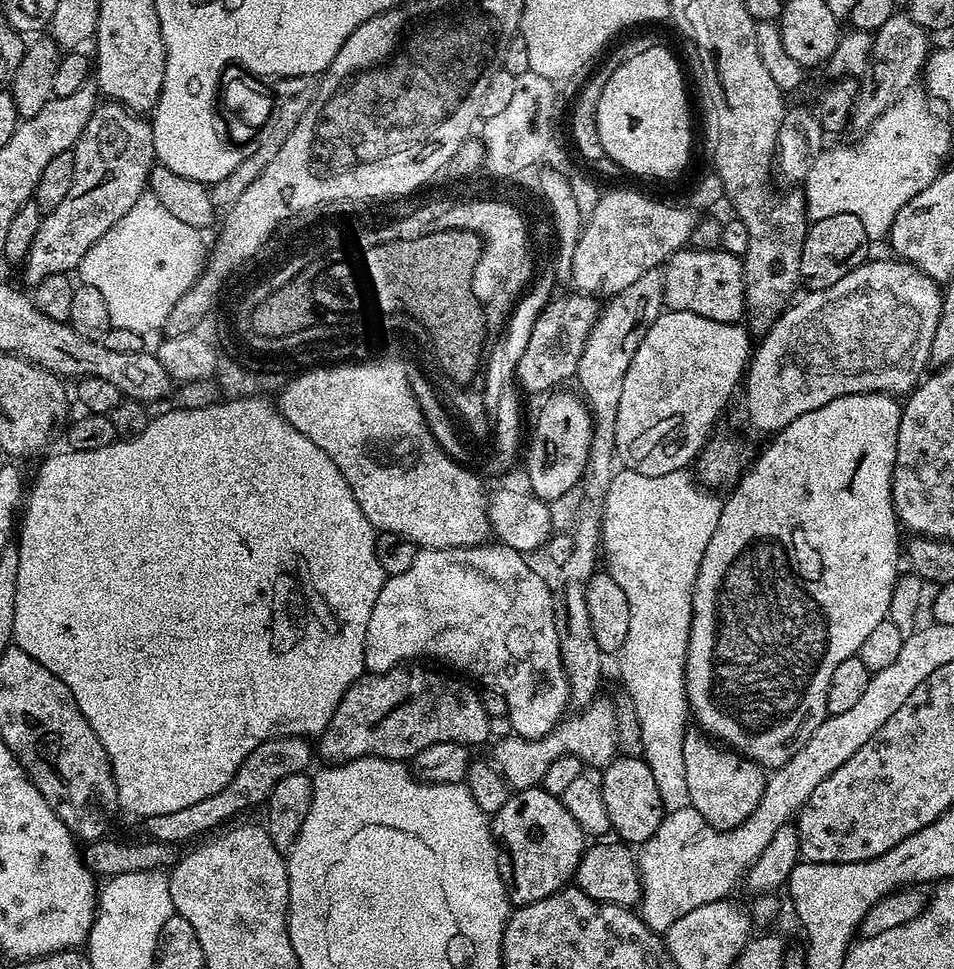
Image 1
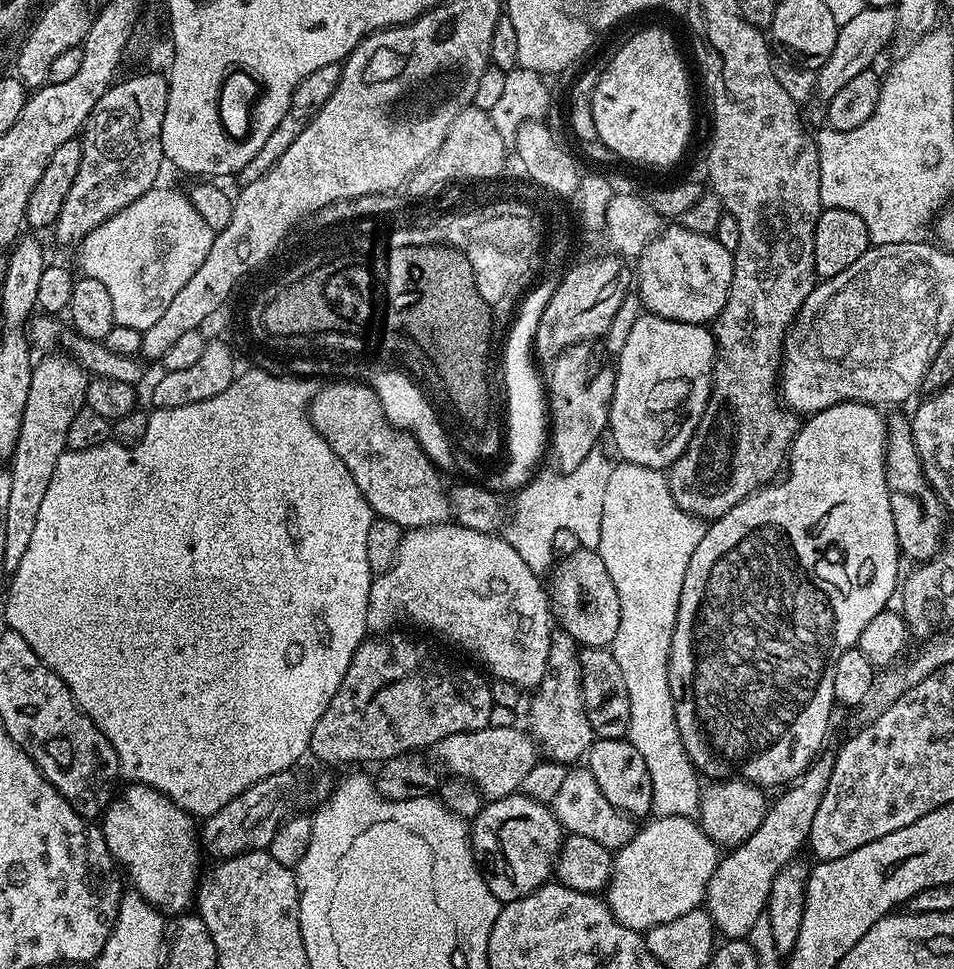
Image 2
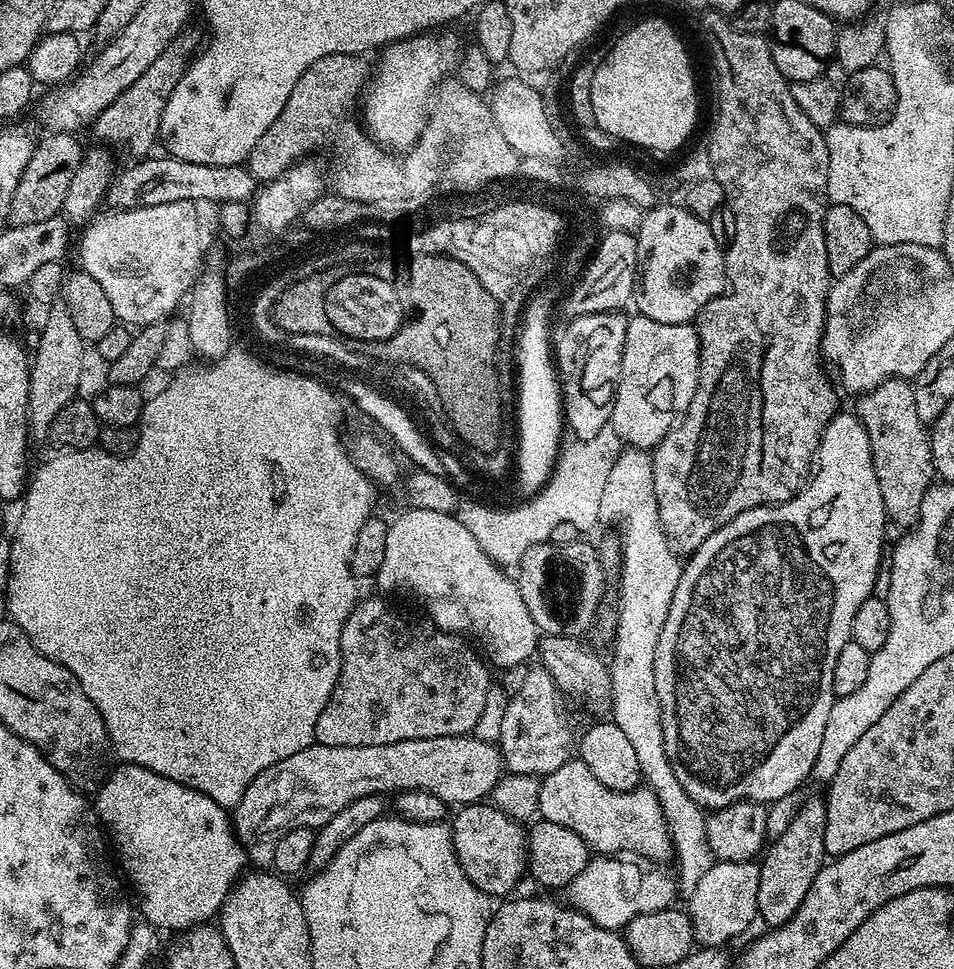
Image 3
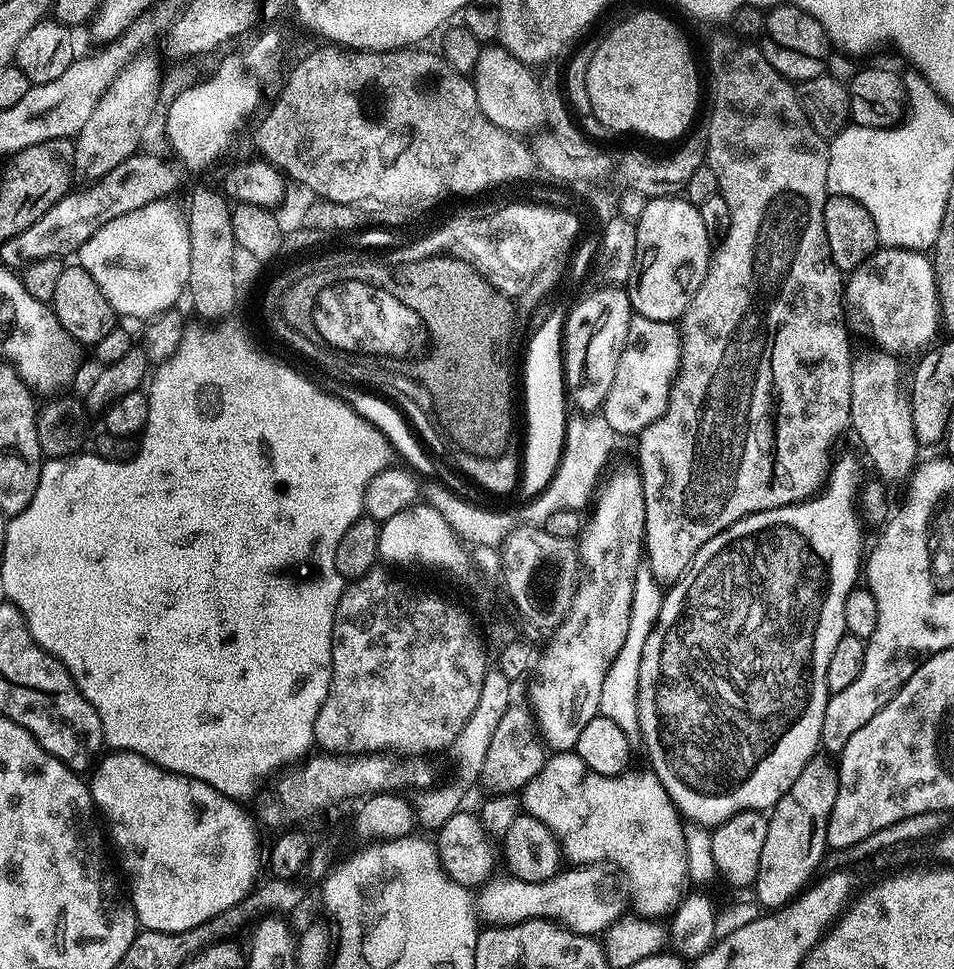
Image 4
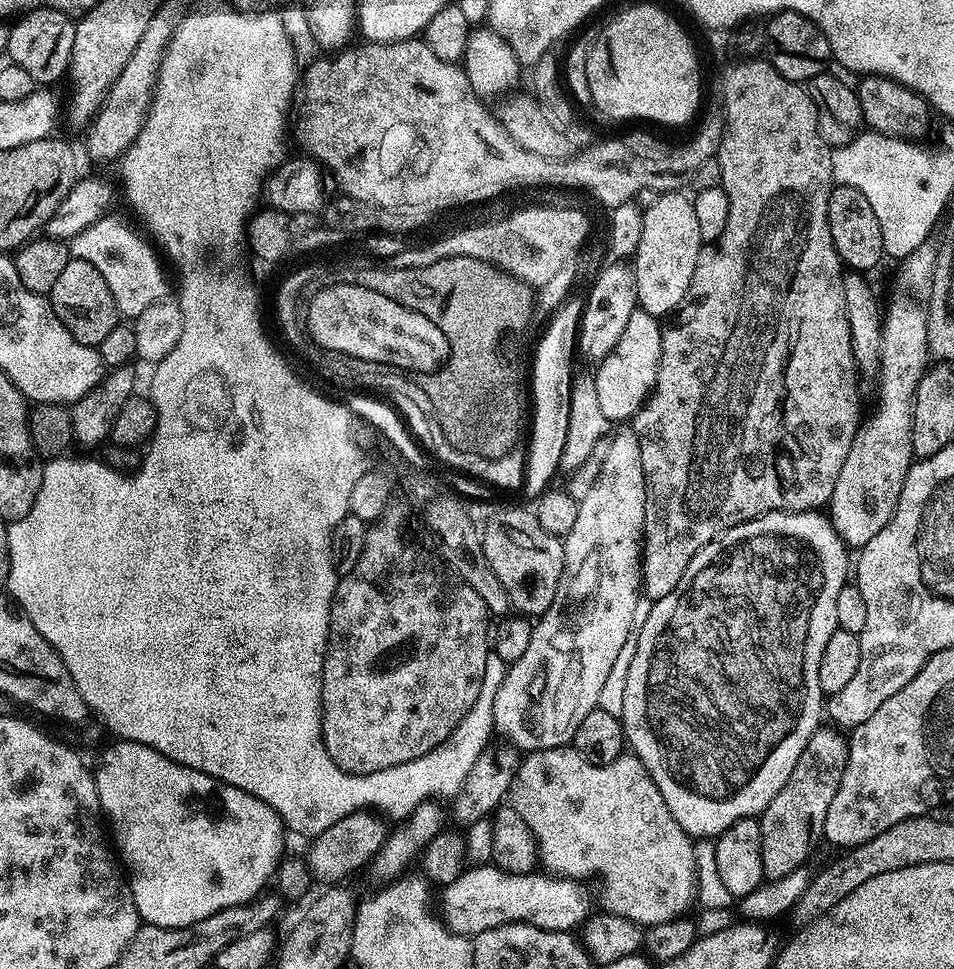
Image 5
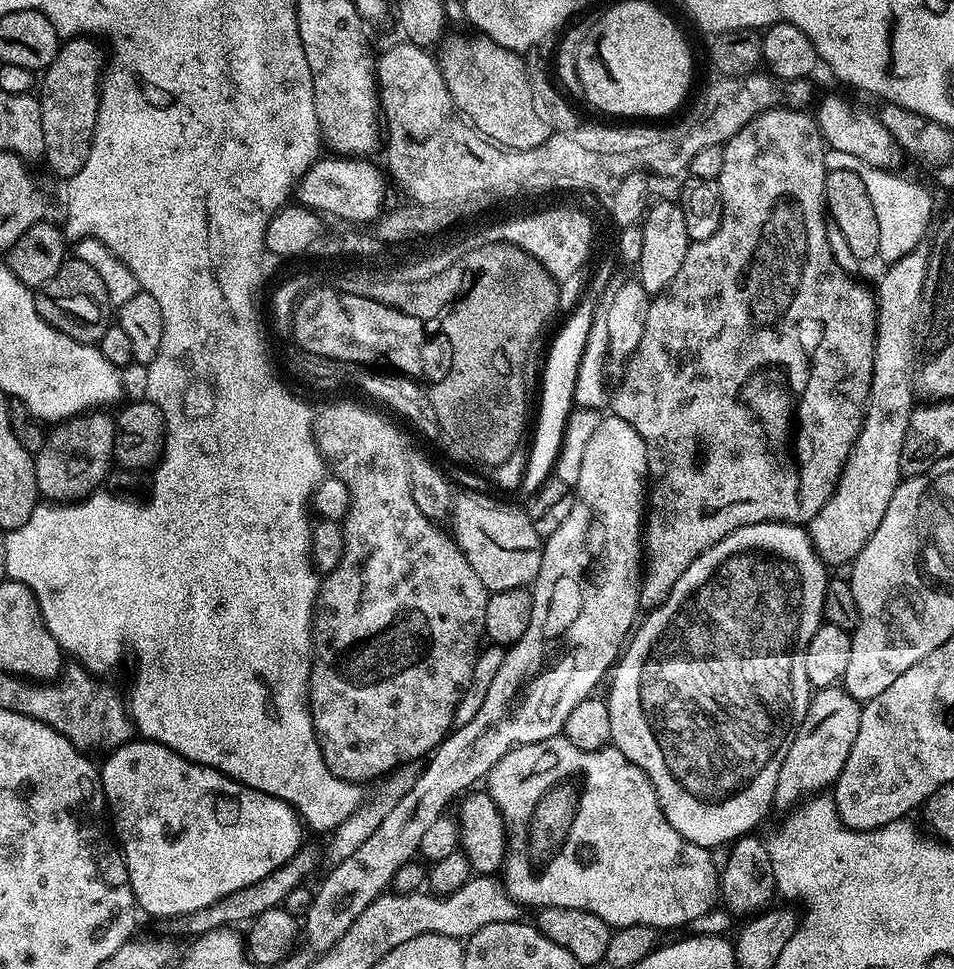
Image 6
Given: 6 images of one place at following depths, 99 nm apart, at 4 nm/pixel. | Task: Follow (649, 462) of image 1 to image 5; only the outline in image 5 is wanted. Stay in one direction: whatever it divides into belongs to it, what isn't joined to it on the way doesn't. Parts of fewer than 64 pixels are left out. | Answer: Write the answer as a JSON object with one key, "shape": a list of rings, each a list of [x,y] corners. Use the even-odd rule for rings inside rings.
{"shape":[[[639,310],[630,314],[626,328],[618,338],[616,345],[605,360],[599,361],[595,369],[598,401],[602,413],[611,422],[628,422],[636,415],[656,385],[656,374],[660,368],[660,346],[662,324],[649,312]]]}

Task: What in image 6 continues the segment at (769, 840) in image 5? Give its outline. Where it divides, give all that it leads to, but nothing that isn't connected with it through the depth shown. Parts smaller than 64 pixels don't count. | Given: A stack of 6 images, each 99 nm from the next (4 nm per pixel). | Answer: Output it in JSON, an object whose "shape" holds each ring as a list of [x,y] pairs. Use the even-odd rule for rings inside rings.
{"shape":[[[833,686],[813,691],[806,718],[802,718],[790,746],[790,754],[786,754],[782,770],[778,770],[778,782],[774,786],[772,799],[777,809],[795,809],[803,796],[815,797],[823,793],[820,792],[823,788],[831,789],[835,785],[836,779],[842,774],[842,766],[846,766],[846,758],[850,758],[850,746],[854,746],[861,707],[861,703],[853,699],[843,687]]]}

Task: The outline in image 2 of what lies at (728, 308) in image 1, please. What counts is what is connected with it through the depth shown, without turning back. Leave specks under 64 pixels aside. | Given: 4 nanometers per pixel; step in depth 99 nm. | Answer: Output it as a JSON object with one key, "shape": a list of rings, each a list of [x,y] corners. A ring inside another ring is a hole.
{"shape":[[[677,226],[665,227],[653,237],[638,257],[640,263],[640,303],[651,315],[687,324],[708,324],[715,321],[726,306],[732,289],[733,253],[718,242],[715,235],[698,234]]]}

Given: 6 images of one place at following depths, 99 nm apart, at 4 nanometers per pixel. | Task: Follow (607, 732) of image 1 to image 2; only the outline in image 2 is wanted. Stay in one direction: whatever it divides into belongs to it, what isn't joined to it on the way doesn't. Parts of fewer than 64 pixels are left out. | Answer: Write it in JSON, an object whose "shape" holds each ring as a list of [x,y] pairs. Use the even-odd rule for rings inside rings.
{"shape":[[[519,727],[510,728],[479,728],[473,732],[459,732],[450,734],[450,738],[442,738],[434,745],[436,752],[435,763],[452,778],[468,780],[483,797],[485,801],[506,798],[520,789],[522,778],[526,778],[531,768],[538,762],[538,745],[527,731],[519,732]]]}

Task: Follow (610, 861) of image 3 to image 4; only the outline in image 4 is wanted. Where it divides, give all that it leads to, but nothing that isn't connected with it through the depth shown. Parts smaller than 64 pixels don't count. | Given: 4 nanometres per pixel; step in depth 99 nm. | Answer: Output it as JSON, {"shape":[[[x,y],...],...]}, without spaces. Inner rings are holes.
{"shape":[[[572,866],[569,869],[569,872],[557,872],[546,882],[522,882],[507,874],[497,875],[475,893],[475,911],[488,926],[521,924],[523,920],[550,920],[571,932],[595,937],[622,915],[622,908],[616,905],[614,897],[608,896],[606,889],[600,888],[600,876],[595,867]]]}

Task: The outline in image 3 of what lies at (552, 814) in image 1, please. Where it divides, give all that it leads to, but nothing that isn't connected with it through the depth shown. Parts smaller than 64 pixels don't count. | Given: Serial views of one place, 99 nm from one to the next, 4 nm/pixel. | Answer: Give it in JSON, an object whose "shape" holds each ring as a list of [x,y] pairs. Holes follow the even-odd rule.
{"shape":[[[477,802],[466,804],[459,809],[460,812],[451,817],[450,827],[452,830],[452,841],[454,842],[454,854],[470,882],[478,886],[490,898],[507,897],[509,892],[523,878],[527,869],[527,837],[523,825],[512,820],[502,810],[498,810],[491,802]]]}

